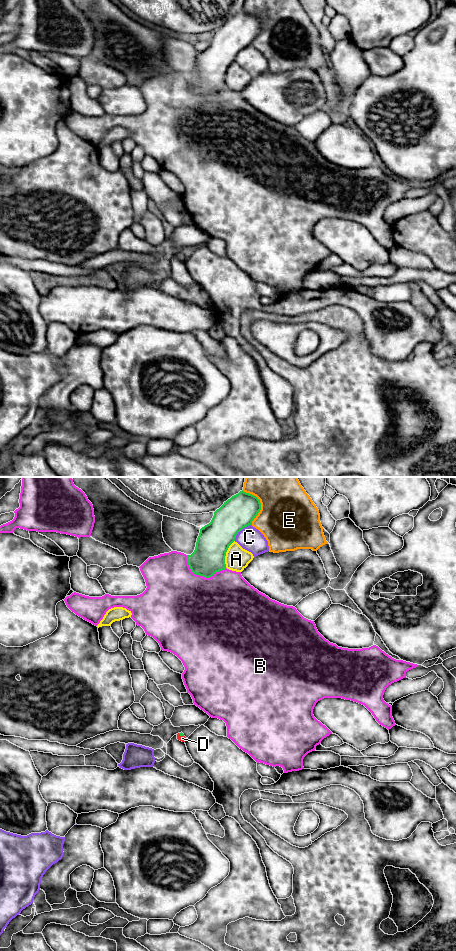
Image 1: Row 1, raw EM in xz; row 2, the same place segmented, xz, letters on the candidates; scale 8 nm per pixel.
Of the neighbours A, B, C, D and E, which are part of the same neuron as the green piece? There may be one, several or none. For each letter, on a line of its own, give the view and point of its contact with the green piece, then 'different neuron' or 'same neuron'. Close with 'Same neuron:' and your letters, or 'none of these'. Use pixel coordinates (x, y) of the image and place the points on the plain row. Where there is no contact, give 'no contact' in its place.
A: meets green in xz at (225, 74); different neuron
B: meets green in xz at (201, 95); different neuron
C: meets green in xz at (241, 49); different neuron
D: meets green in xz at (181, 255); same neuron
E: meets green in xz at (260, 24); different neuron
Same neuron: D

